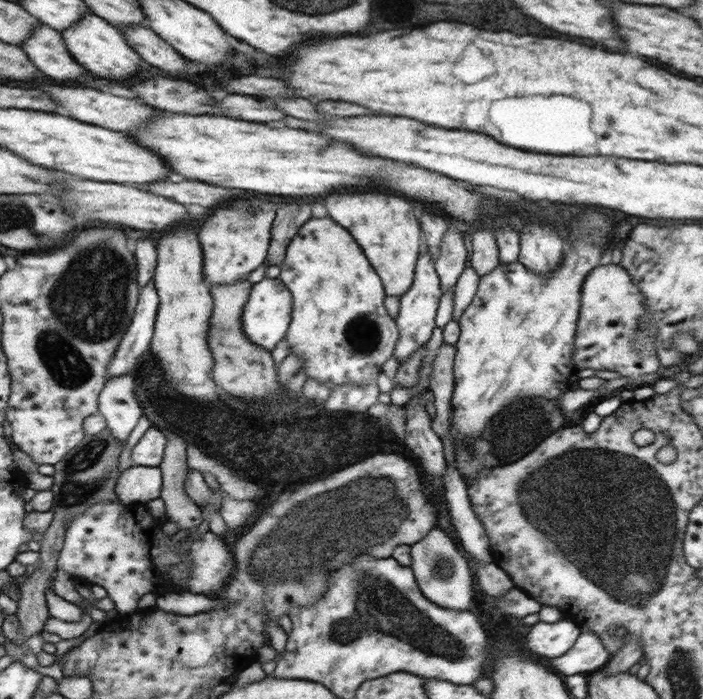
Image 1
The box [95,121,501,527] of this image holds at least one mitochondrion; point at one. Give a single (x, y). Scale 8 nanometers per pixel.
(363, 334)

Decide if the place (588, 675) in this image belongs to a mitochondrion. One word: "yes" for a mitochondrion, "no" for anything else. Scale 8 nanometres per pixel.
no

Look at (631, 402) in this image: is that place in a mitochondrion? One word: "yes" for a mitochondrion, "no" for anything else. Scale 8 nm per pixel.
no

